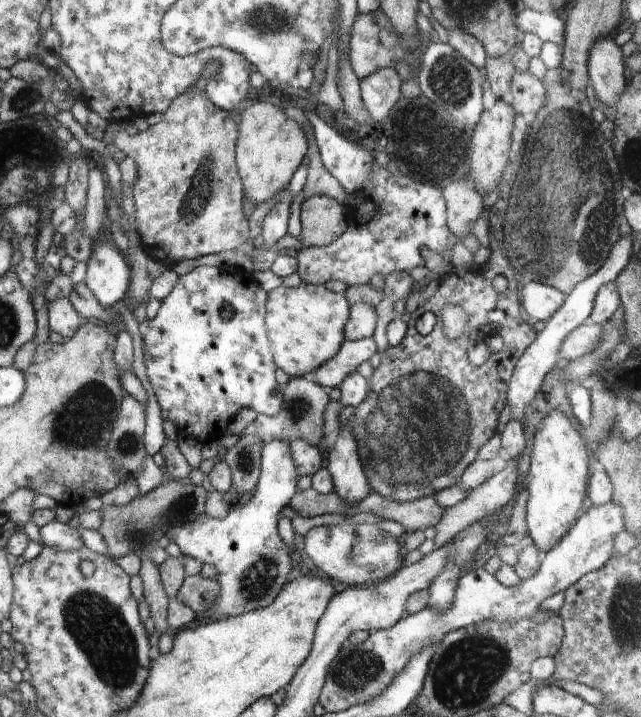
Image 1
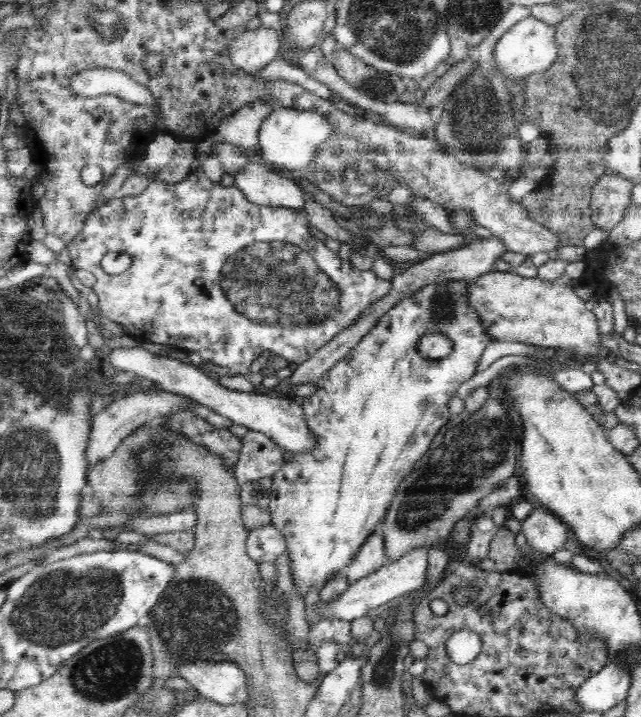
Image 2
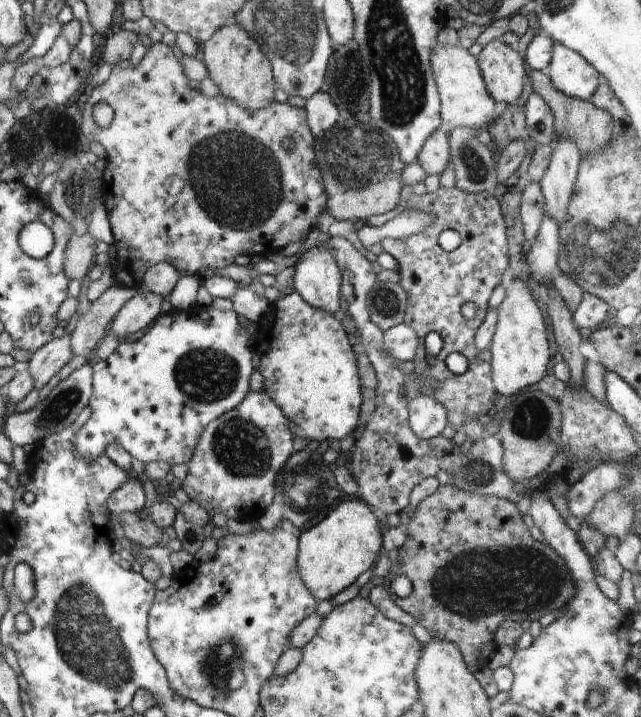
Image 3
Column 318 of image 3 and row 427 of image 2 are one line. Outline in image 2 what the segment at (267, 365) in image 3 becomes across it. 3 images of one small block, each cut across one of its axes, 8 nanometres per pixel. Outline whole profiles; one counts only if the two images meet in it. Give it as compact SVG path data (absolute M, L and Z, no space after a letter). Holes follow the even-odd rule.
M463 280L440 281L424 285L421 289L415 290L411 295L400 300L399 303L389 308L368 331L368 334L361 338L360 342L340 362L336 362L336 365L316 384L316 394L311 398L299 400L305 413L305 422L309 430L317 437L317 446L312 453L294 455L289 462L284 462L280 470L272 477L272 485L266 496L270 499L269 512L273 526L285 536L286 550L290 553L291 558L292 581L294 581L296 593L300 597L304 597L309 588L316 587L316 589L320 590L328 579L340 574L342 569L352 562L352 559L358 554L361 546L368 540L369 536L376 531L377 524L384 520L386 513L390 509L398 485L407 475L411 474L416 461L424 460L430 453L430 445L436 434L450 419L450 408L448 408L450 400L456 397L460 385L474 376L482 352L493 341L492 337L488 335L488 331L484 329L484 323L482 323L480 315L476 313L476 309L468 306L468 286L470 286L470 283ZM434 332L450 338L453 342L453 349L444 358L425 359L418 351L418 344L420 344L422 336L434 334Z

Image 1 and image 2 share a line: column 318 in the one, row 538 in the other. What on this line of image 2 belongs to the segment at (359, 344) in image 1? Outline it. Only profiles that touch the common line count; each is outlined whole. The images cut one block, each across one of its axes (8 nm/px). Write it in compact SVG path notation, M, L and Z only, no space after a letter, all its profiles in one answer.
M375 531L361 546L352 562L342 569L342 572L346 575L348 582L351 583L375 573L390 563L388 555L386 555L386 547L384 547L383 534L380 531Z

